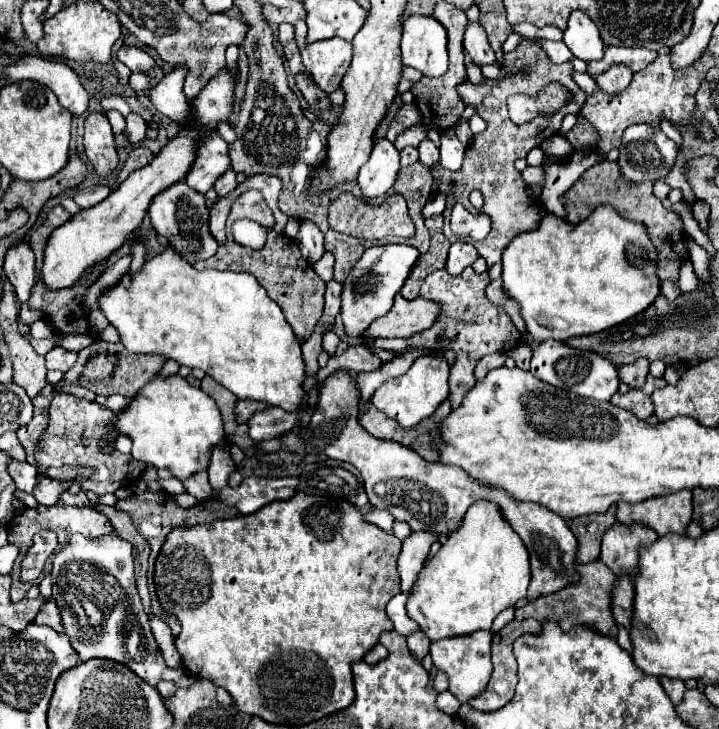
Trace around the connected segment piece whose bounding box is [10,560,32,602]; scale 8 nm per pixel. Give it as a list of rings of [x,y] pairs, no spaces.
[[[20,560],[15,562],[13,571],[11,573],[12,576],[12,586],[11,586],[11,600],[13,602],[20,601],[21,599],[25,598],[27,591],[31,587],[31,583],[24,583],[20,582]]]

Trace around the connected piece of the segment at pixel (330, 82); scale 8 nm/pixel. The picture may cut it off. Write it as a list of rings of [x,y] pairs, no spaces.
[[[295,23],[295,41],[299,45],[303,65],[311,75],[311,79],[325,93],[333,93],[349,69],[353,57],[351,43],[341,39],[327,39],[327,41],[313,41],[305,45],[305,33],[307,33],[307,25]]]

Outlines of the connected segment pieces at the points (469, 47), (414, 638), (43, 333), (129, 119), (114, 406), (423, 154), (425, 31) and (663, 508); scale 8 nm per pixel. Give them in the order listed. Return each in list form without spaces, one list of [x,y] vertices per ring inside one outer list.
[[[469,23],[465,31],[465,51],[471,55],[475,65],[491,65],[495,63],[495,53],[485,37],[485,31],[479,23]]]
[[[417,631],[417,633],[409,635],[409,637],[407,637],[407,643],[409,643],[409,649],[411,649],[413,657],[417,657],[419,661],[421,661],[425,655],[429,655],[429,645],[431,645],[431,641],[429,641],[429,637],[425,637],[425,633]]]
[[[39,319],[31,325],[31,337],[33,339],[45,339],[45,337],[53,337],[55,329],[49,325],[47,319]]]
[[[131,112],[125,117],[126,127],[124,133],[129,137],[132,145],[139,144],[145,139],[145,131],[147,131],[147,123],[145,119],[136,113]]]
[[[113,395],[113,397],[97,397],[97,403],[101,403],[103,407],[109,407],[115,413],[121,413],[129,403],[131,397],[123,397],[123,395]]]
[[[425,139],[417,149],[419,149],[419,161],[425,163],[427,167],[433,167],[439,161],[439,147],[433,141]]]
[[[411,15],[403,23],[401,55],[407,67],[415,67],[427,77],[447,71],[447,33],[435,17]]]
[[[671,493],[669,497],[651,497],[641,505],[619,503],[617,505],[617,521],[623,525],[645,525],[653,527],[655,533],[661,535],[687,535],[687,525],[691,523],[693,507],[691,493]]]

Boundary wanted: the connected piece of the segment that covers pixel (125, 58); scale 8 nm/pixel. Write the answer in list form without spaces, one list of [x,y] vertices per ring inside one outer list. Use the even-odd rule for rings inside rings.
[[[121,47],[119,49],[119,61],[125,63],[131,71],[151,71],[155,67],[155,59],[137,47]]]

